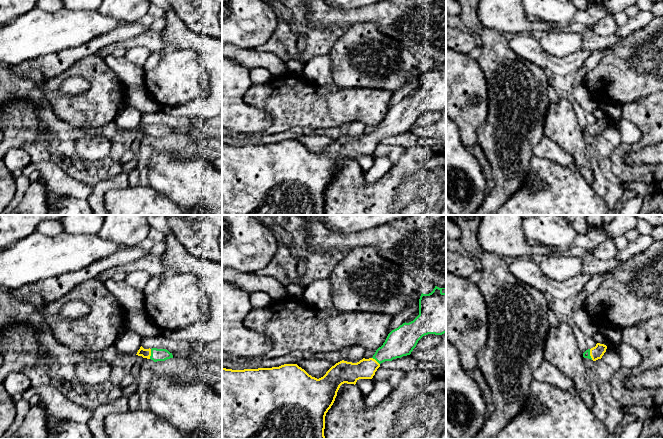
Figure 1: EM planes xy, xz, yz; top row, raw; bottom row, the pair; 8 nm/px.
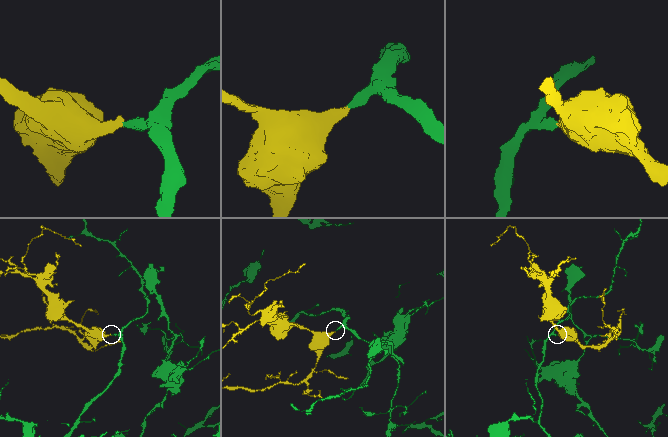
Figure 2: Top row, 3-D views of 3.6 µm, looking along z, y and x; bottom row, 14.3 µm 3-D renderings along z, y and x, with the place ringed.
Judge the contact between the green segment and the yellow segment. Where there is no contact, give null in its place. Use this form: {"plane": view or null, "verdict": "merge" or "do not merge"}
{"plane": "xy", "verdict": "merge"}

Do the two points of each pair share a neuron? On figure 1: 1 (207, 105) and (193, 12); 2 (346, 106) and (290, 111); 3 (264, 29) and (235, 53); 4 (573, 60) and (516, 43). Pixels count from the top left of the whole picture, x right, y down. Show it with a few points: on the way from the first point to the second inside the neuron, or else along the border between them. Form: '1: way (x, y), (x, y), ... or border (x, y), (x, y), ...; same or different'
1: border (178, 16), (190, 28), (211, 37); different
2: way (332, 107), (304, 107); same
3: border (232, 44), (240, 48), (251, 48), (253, 50); different
4: way (559, 62), (547, 62), (530, 50); same

